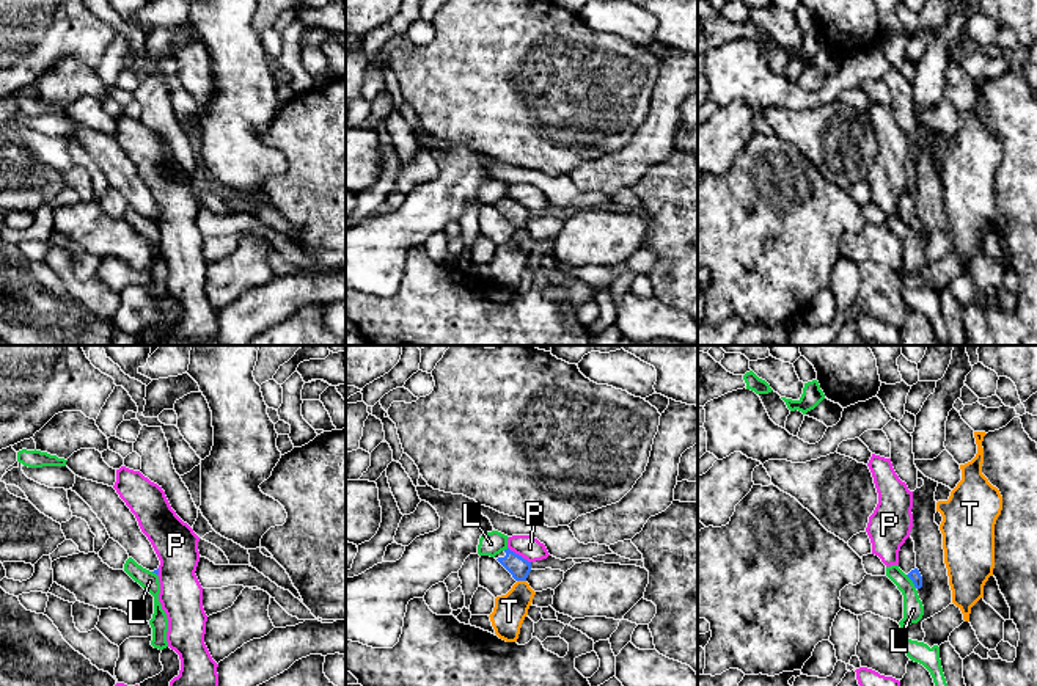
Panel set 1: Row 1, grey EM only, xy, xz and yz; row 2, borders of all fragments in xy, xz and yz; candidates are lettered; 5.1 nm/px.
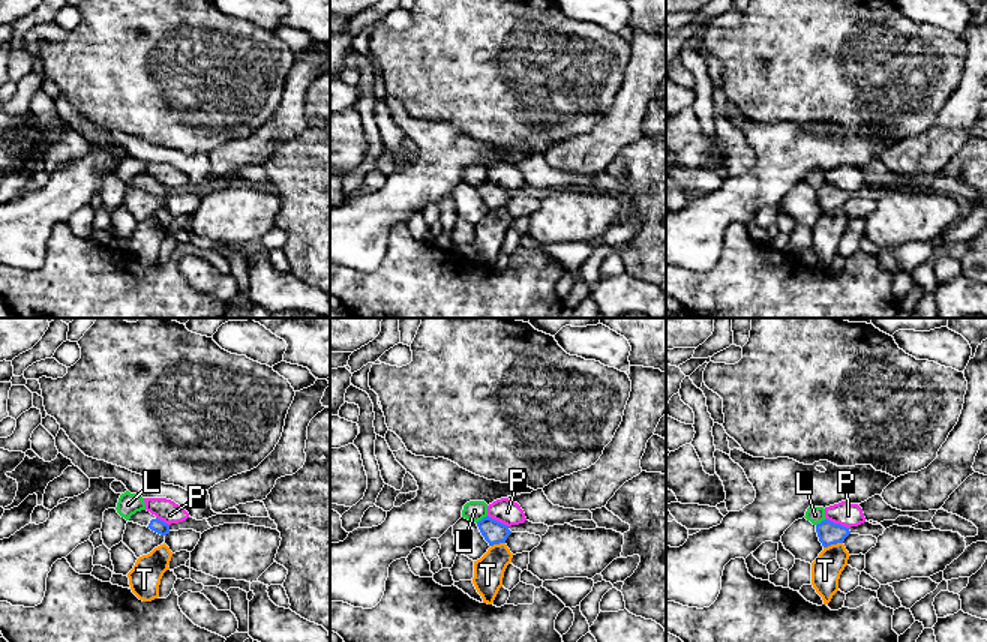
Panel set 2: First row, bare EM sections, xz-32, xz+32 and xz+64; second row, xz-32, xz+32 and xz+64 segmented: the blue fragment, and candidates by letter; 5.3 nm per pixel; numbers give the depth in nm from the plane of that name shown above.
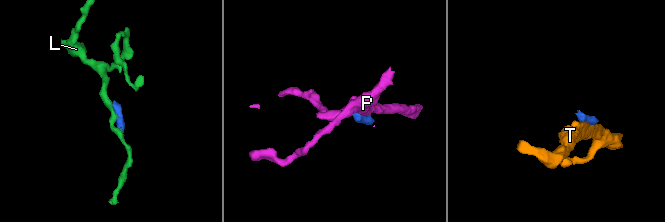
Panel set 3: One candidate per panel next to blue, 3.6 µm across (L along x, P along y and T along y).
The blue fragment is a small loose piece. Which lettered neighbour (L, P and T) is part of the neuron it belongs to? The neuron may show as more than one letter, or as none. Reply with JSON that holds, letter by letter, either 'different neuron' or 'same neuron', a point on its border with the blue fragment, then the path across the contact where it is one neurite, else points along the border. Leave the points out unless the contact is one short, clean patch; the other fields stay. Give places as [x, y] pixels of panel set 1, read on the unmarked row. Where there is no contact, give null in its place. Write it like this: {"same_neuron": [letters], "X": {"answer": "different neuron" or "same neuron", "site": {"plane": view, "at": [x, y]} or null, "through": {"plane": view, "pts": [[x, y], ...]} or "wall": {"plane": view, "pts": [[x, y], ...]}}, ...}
{"same_neuron": [], "L": {"answer": "different neuron", "site": {"plane": "yz", "at": [912, 228]}, "wall": {"plane": "yz", "pts": [[905, 223], [916, 236]]}}, "P": {"answer": "different neuron", "site": {"plane": "xz", "at": [517, 203]}, "wall": {"plane": "xz", "pts": [[508, 195], [530, 211]]}}, "T": {"answer": "different neuron", "site": {"plane": "xz", "at": [522, 228]}, "wall": {"plane": "xz", "pts": [[517, 228], [525, 229]]}}}

